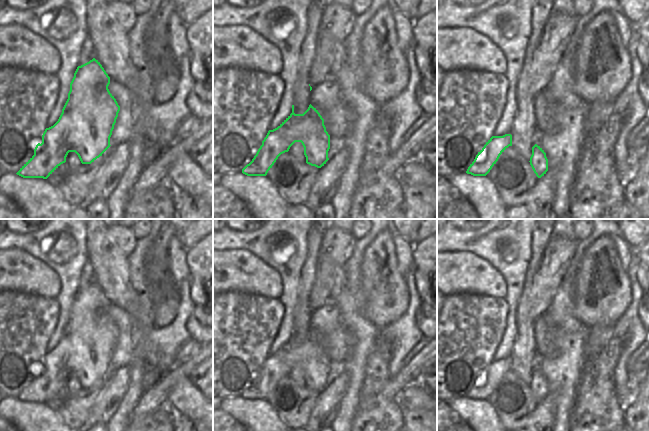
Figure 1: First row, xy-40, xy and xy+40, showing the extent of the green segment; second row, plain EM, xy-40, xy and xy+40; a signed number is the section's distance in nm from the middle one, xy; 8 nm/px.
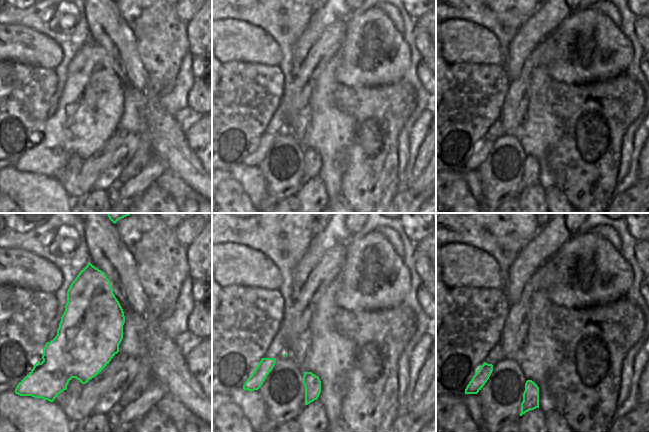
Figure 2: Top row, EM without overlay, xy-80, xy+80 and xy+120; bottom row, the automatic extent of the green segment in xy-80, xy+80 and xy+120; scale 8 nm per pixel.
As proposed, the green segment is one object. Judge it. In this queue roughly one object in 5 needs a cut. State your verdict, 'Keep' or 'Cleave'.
Keep.

